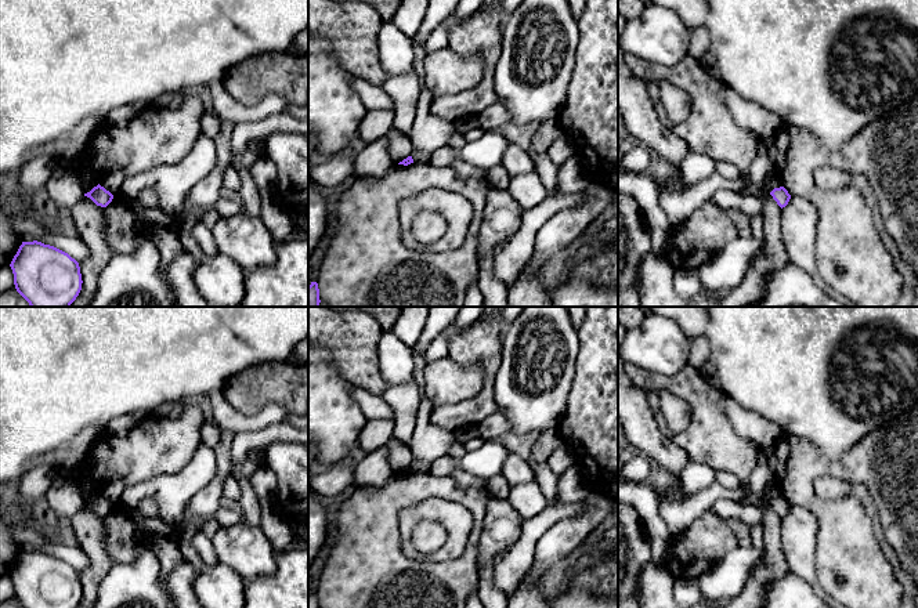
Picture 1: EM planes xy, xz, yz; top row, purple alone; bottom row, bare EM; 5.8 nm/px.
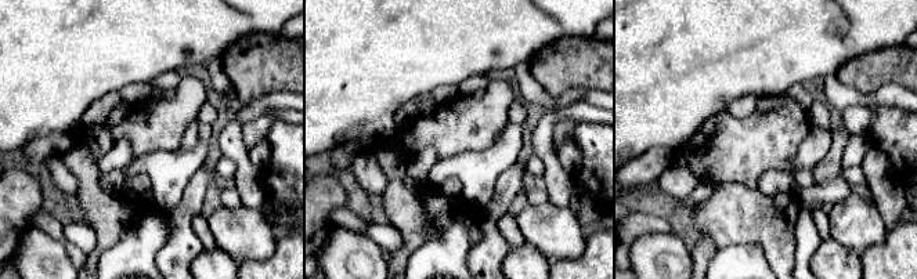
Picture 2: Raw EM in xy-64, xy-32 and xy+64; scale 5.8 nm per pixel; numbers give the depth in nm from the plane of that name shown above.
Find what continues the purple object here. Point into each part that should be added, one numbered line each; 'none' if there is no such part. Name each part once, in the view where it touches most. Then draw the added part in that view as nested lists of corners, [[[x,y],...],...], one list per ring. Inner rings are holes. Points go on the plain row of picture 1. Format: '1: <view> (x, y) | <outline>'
none

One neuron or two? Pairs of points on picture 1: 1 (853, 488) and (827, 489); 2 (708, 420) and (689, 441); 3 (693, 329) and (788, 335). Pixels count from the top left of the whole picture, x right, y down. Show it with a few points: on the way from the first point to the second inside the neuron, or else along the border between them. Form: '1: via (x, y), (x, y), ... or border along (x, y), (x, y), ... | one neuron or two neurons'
1: via (846, 488), (834, 488) | one neuron
2: via (704, 426), (694, 435) | one neuron
3: border along (709, 321), (705, 333) | two neurons

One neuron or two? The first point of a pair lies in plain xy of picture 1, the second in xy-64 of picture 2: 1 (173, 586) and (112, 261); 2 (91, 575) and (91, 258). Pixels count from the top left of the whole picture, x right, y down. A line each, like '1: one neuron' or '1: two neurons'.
1: two neurons
2: one neuron

